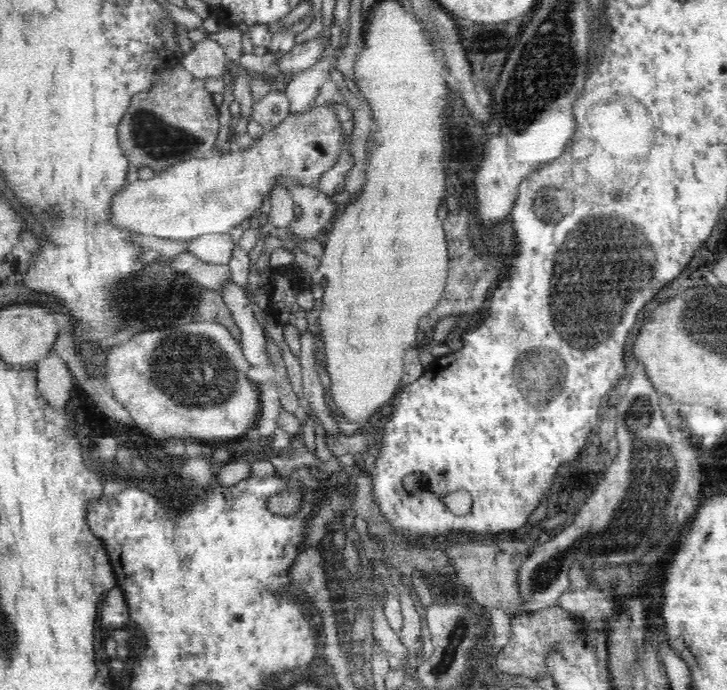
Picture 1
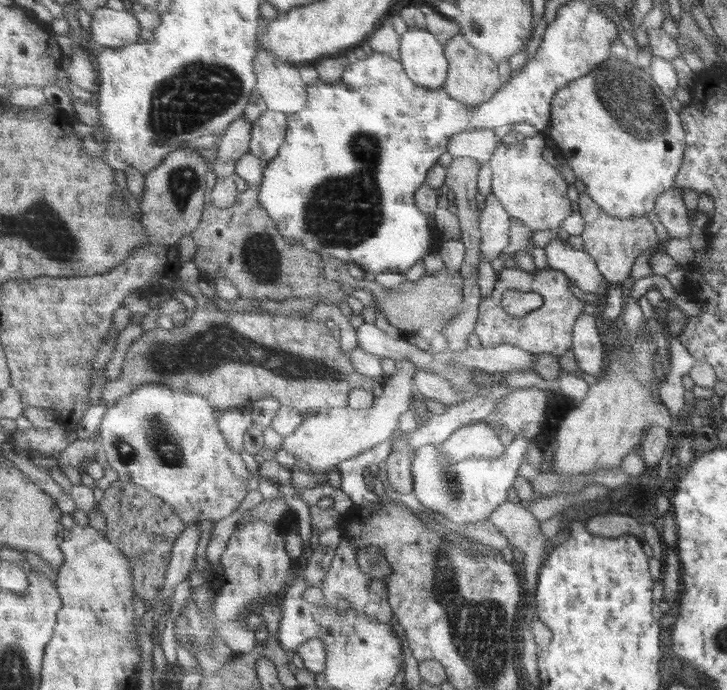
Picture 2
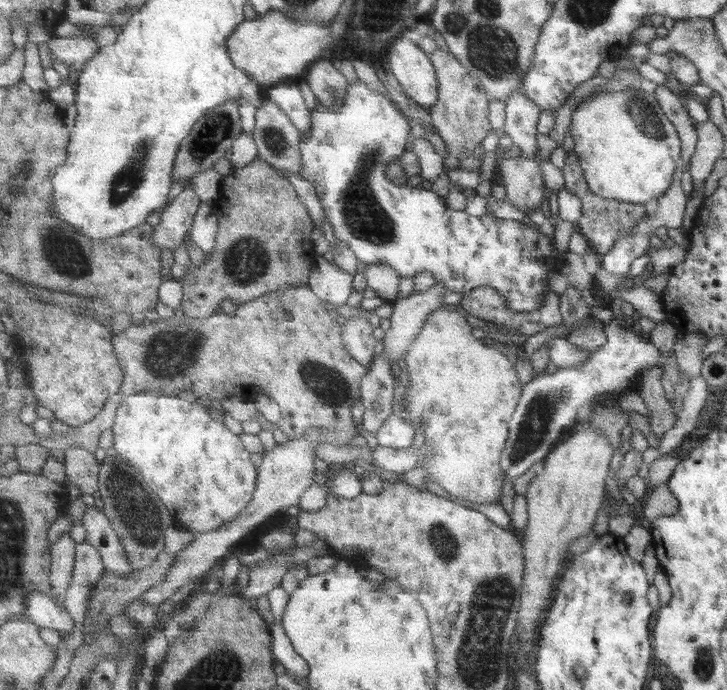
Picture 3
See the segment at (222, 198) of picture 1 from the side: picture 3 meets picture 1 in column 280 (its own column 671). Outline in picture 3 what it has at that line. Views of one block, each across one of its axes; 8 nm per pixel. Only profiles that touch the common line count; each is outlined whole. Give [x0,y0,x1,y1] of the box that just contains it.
[570,88,680,205]

